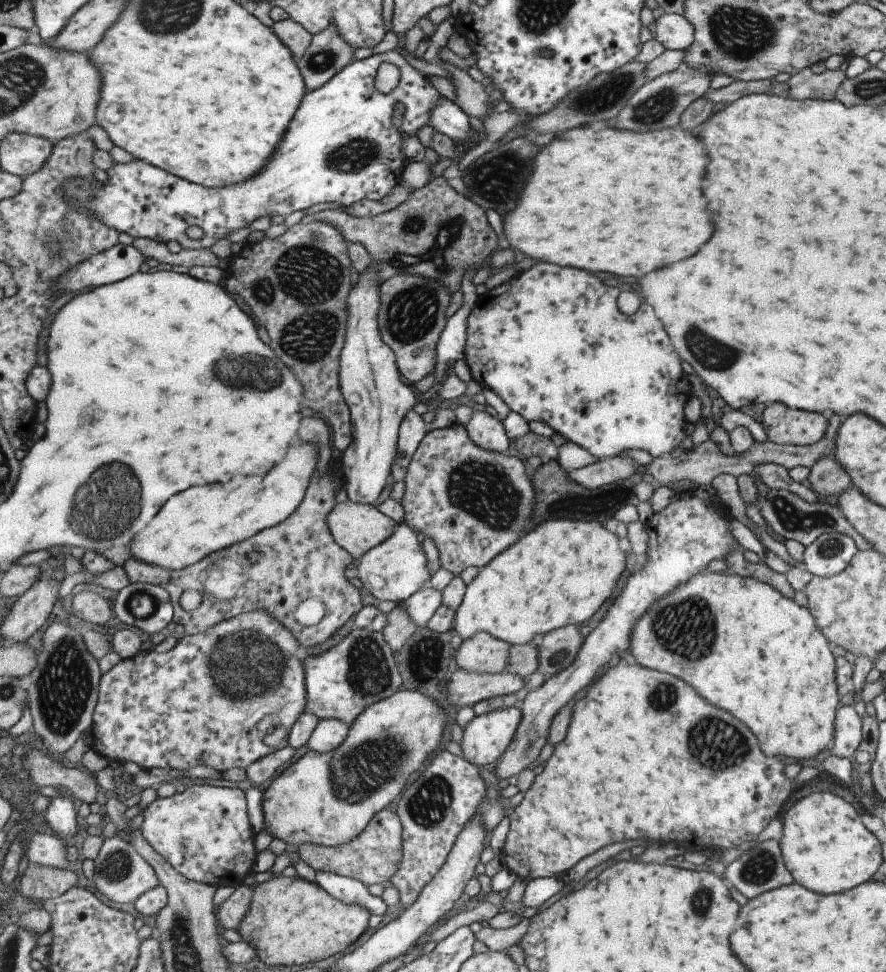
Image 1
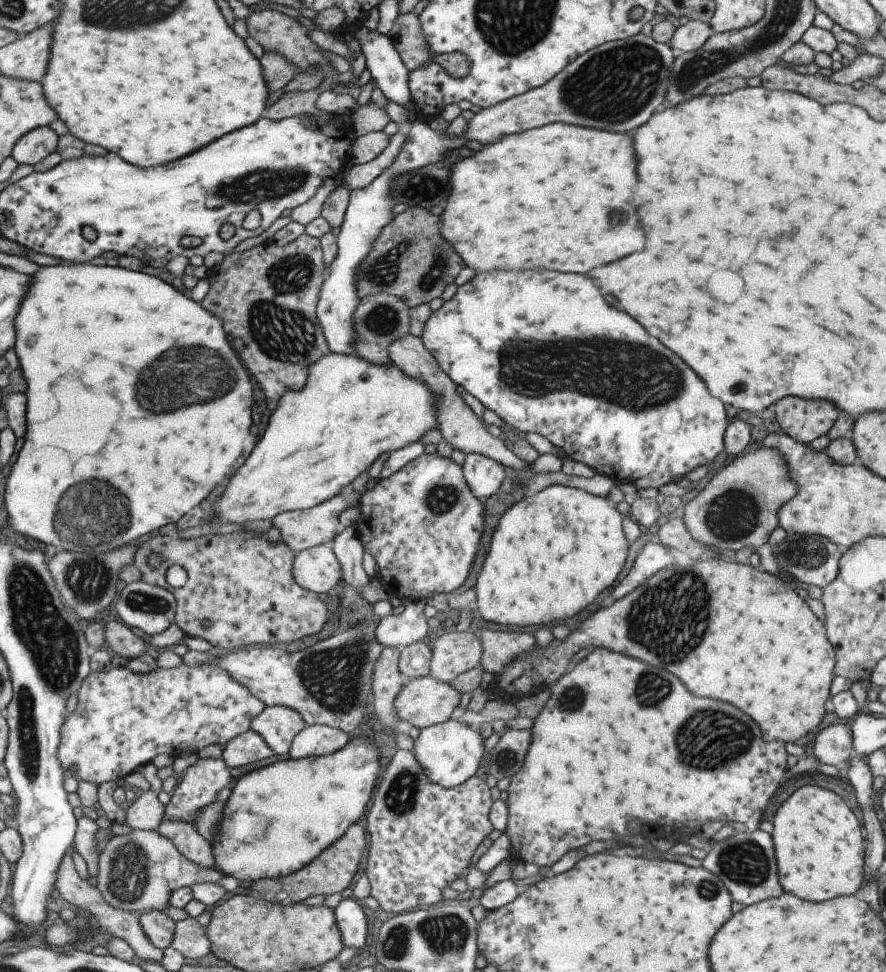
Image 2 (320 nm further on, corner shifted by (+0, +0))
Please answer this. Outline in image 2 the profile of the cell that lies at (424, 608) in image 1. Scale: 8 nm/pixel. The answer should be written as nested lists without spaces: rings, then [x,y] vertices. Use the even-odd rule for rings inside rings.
[[[408,600],[399,615],[387,615],[376,622],[374,639],[382,647],[402,649],[411,643],[426,640],[427,624],[422,600]]]

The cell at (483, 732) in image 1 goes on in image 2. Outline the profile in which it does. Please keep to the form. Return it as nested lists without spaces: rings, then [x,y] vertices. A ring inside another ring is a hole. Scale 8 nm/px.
[[[447,719],[445,722],[422,728],[413,741],[410,753],[420,764],[422,774],[427,780],[444,789],[459,786],[465,779],[473,777],[479,760],[483,756],[483,741],[477,731],[457,720]]]

